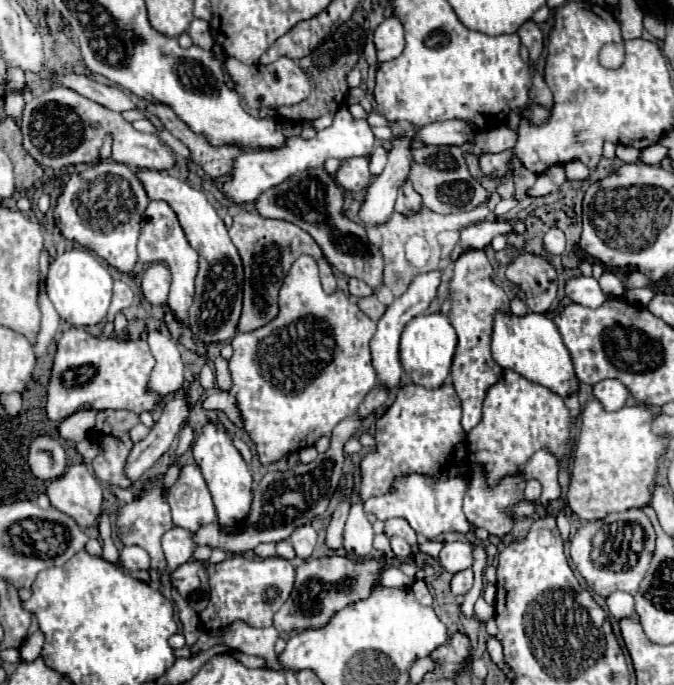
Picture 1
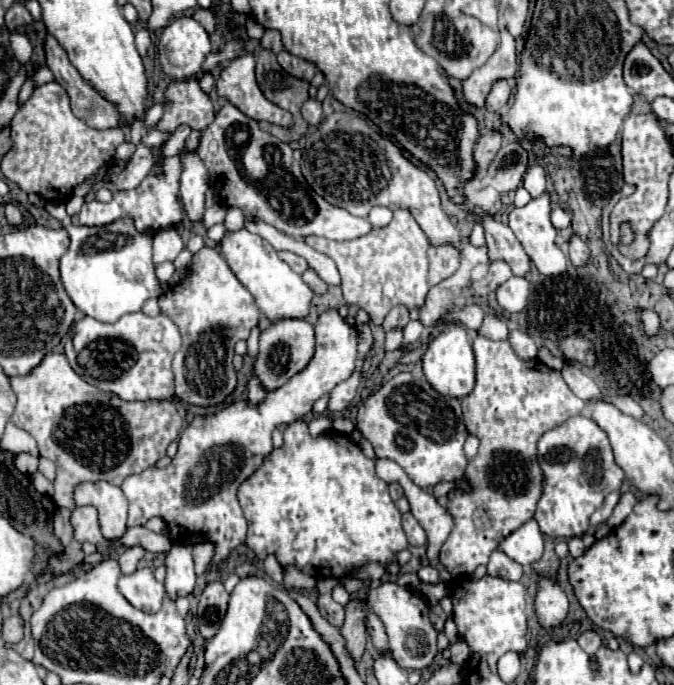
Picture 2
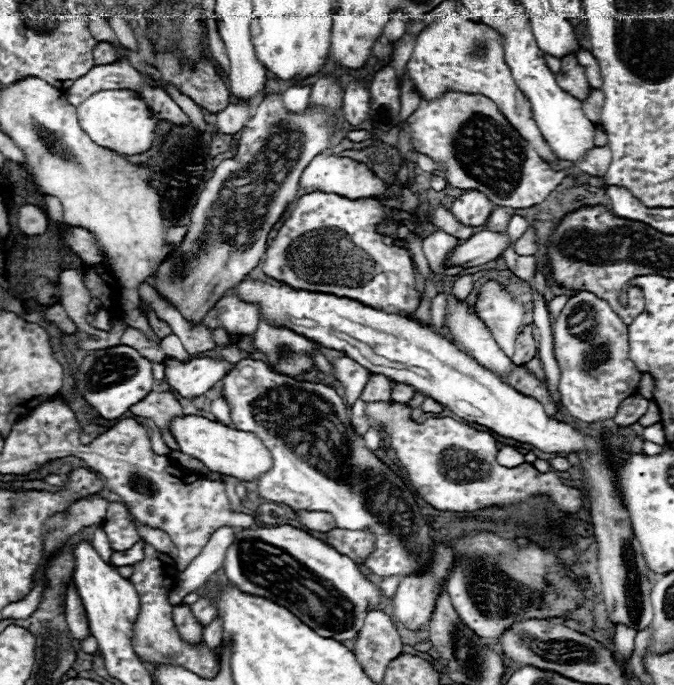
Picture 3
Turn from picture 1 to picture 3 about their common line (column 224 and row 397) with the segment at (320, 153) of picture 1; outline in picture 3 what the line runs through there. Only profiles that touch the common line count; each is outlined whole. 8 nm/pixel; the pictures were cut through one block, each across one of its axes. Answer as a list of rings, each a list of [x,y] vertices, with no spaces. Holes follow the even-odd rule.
[[[166,358],[166,382],[182,398],[196,398],[206,394],[226,372],[232,368],[226,360],[214,358],[196,358],[190,362],[178,362],[176,358]]]

